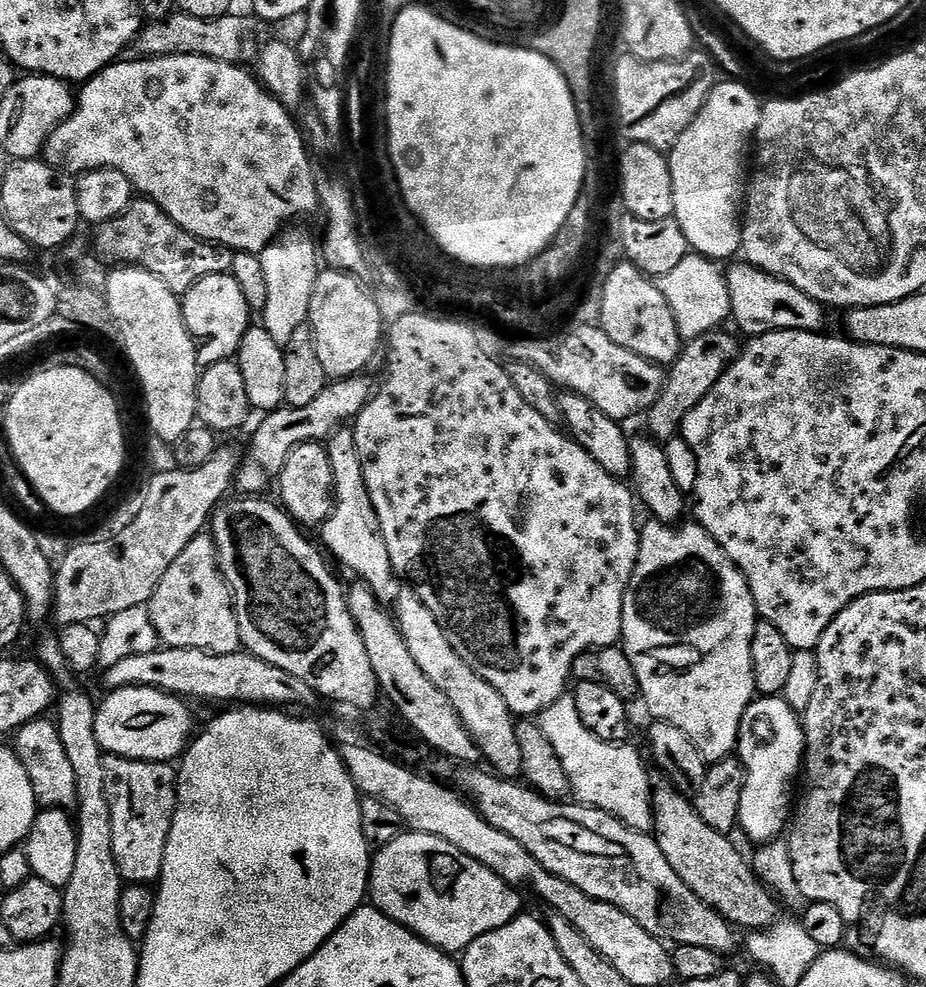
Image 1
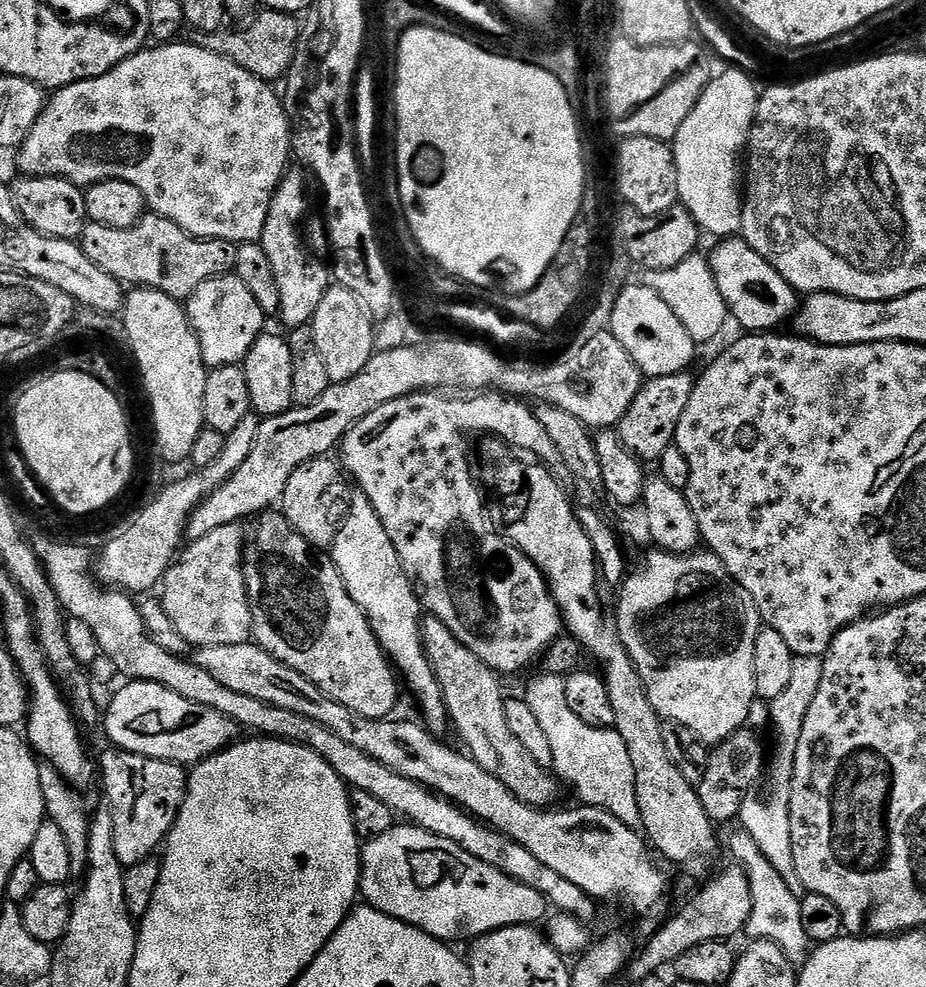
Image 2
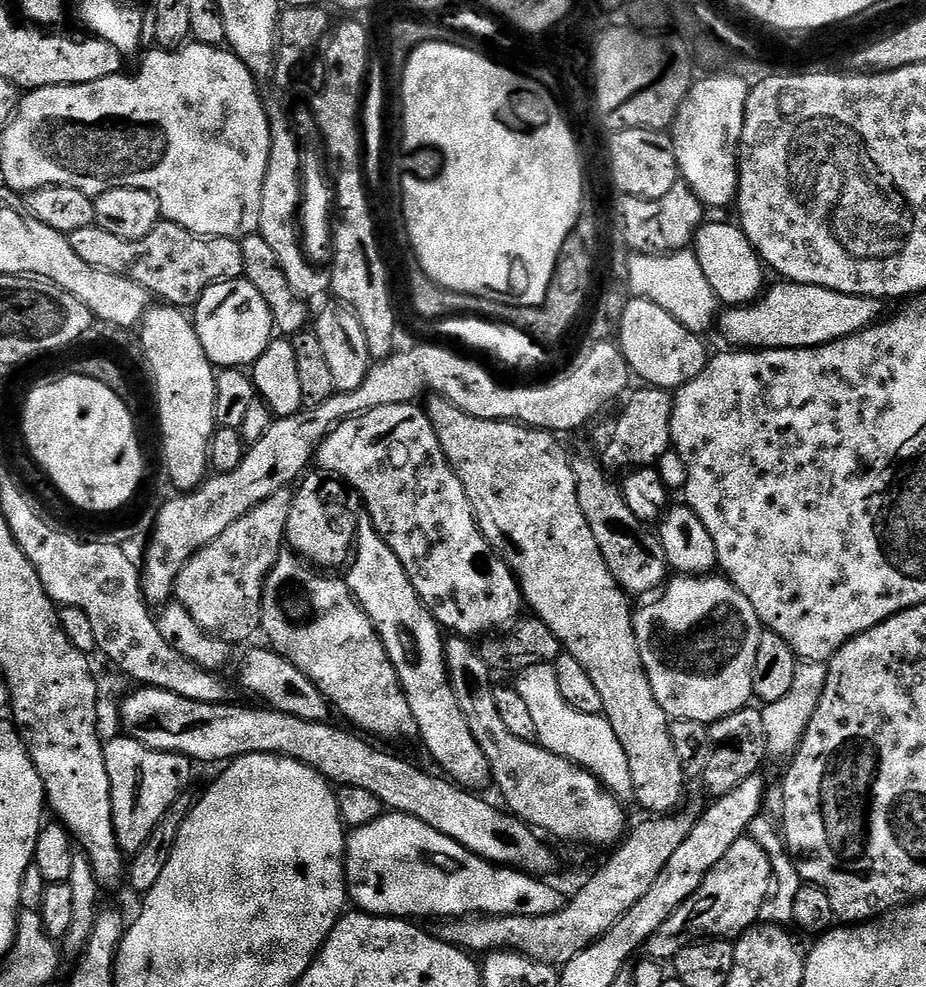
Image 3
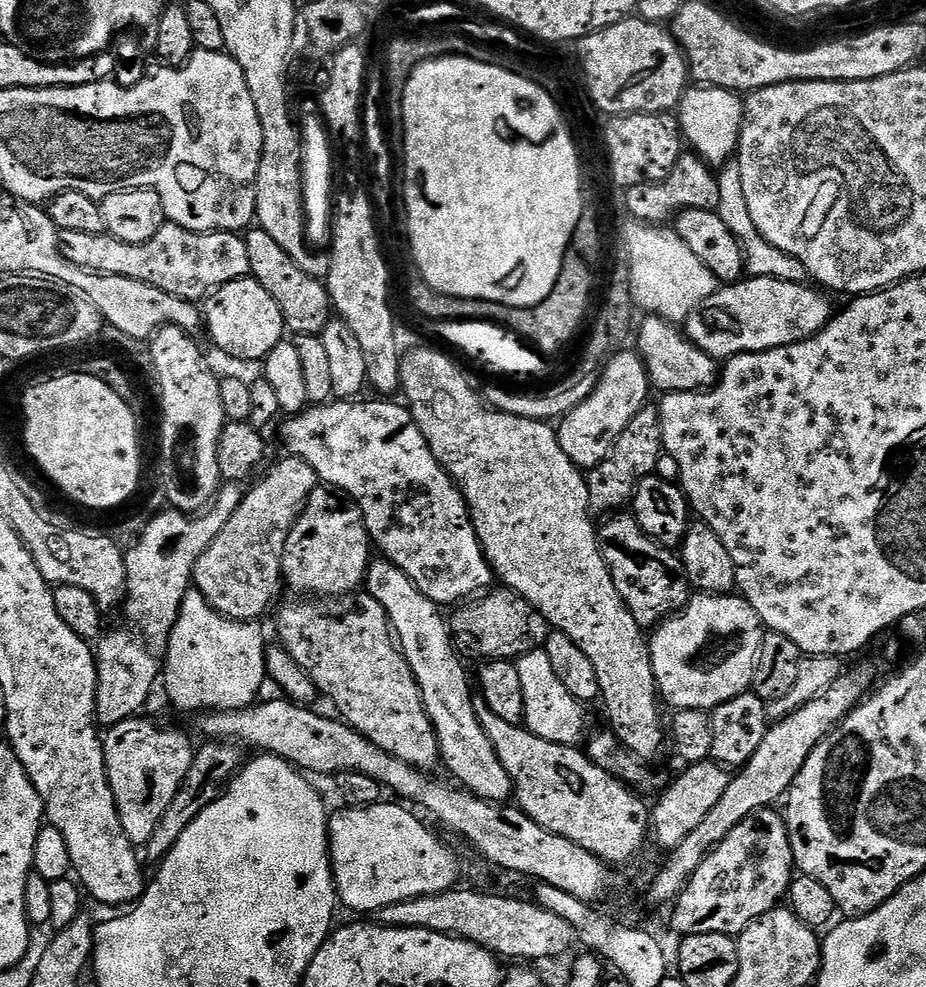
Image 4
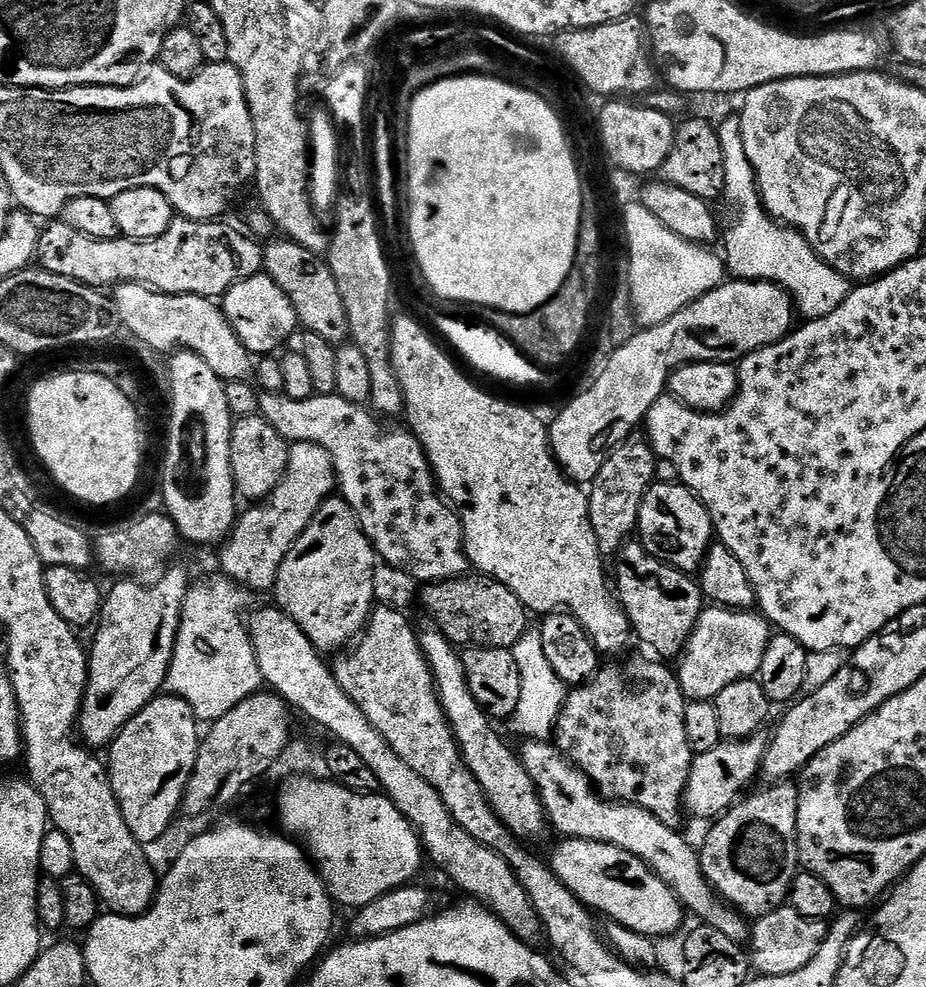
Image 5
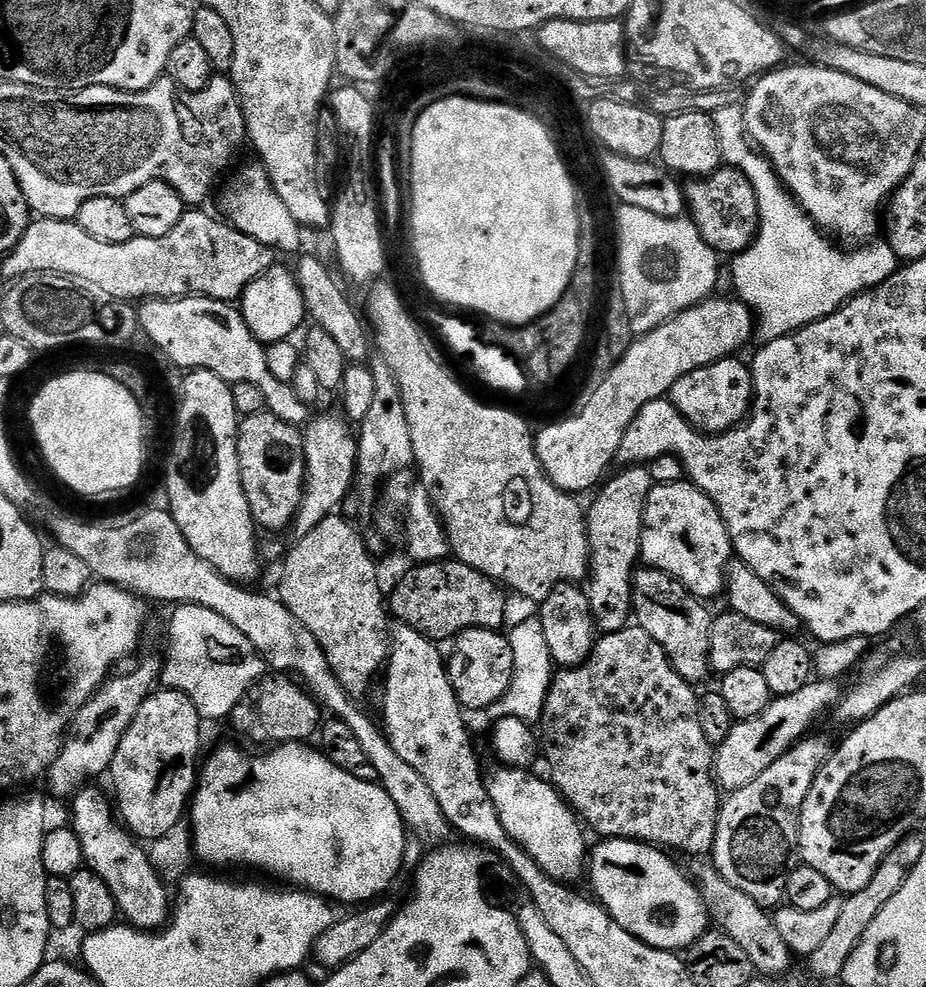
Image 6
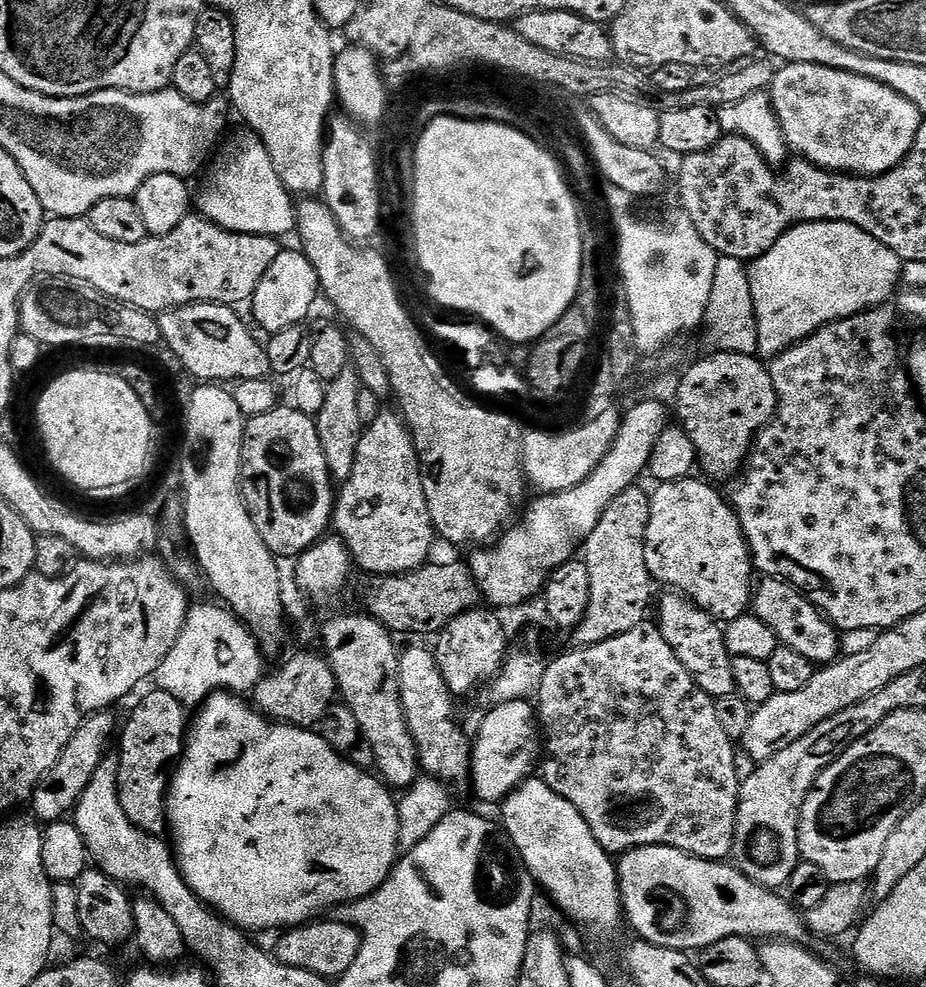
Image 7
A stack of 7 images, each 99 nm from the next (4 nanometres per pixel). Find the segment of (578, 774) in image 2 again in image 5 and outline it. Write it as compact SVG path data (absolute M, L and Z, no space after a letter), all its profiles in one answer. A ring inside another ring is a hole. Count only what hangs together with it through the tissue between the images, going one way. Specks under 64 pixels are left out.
M529 630L522 634L511 650L518 661L518 674L522 674L522 695L518 697L518 710L514 710L510 717L510 725L524 740L551 741L564 705L566 685L558 674L554 674L554 666L550 666L550 661L546 659L539 631Z

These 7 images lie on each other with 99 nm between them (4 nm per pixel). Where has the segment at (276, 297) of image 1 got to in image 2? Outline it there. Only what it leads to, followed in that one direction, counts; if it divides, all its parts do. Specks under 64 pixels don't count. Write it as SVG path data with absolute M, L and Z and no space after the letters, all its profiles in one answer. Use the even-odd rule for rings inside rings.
M289 167L285 172L282 182L277 186L274 198L270 202L270 214L266 214L266 226L260 235L259 244L266 250L266 258L270 258L270 266L274 266L274 278L278 282L280 291L280 314L279 323L285 324L288 330L293 328L302 328L311 325L314 314L318 310L322 298L328 288L333 287L333 273L329 265L323 264L320 260L315 260L308 253L308 248L304 245L304 236L300 233L300 223L304 220L304 211L308 208L308 196L304 193L304 176L299 172L299 167Z

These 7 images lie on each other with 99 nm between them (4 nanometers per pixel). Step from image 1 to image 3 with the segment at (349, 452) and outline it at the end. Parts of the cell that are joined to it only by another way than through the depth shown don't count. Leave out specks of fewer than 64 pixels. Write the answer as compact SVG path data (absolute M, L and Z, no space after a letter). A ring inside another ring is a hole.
M371 519L360 521L354 555L347 565L347 572L348 589L384 643L386 654L410 702L418 740L424 743L425 750L432 755L433 762L437 764L435 767L464 790L484 790L480 788L489 787L492 779L490 762L486 762L482 746L478 746L474 734L470 734L466 714L462 714L462 706L458 706L452 679L448 676L448 659L444 653L445 633L420 600L420 595L414 590L414 582L410 582L406 570L402 570L402 562L398 562L394 550L386 546Z

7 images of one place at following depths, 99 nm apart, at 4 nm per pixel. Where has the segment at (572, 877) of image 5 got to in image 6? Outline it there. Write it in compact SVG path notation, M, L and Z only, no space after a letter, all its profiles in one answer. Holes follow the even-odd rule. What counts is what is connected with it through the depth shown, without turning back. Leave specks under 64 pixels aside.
M604 838L597 848L593 847L586 864L586 880L592 883L591 895L611 914L614 922L622 926L634 938L663 952L679 953L686 950L698 938L702 938L710 928L710 909L695 883L671 860L667 851L638 840L618 840Z

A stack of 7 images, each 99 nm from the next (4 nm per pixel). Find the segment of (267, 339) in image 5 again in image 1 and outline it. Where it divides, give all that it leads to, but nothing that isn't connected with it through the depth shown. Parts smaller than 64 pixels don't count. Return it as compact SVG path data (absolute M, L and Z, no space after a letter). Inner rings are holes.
M226 272L214 274L210 278L202 278L182 298L184 305L184 321L196 342L196 362L207 366L214 362L222 362L235 357L242 346L242 338L253 323L254 314L250 306L246 306L246 297L238 282Z

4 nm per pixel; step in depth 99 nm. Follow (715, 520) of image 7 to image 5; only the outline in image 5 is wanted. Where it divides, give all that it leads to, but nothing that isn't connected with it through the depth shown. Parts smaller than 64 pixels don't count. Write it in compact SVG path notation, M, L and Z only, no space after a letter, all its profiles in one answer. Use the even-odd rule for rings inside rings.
M653 483L642 498L638 540L654 558L674 566L680 572L699 573L714 543L712 515L686 485Z

